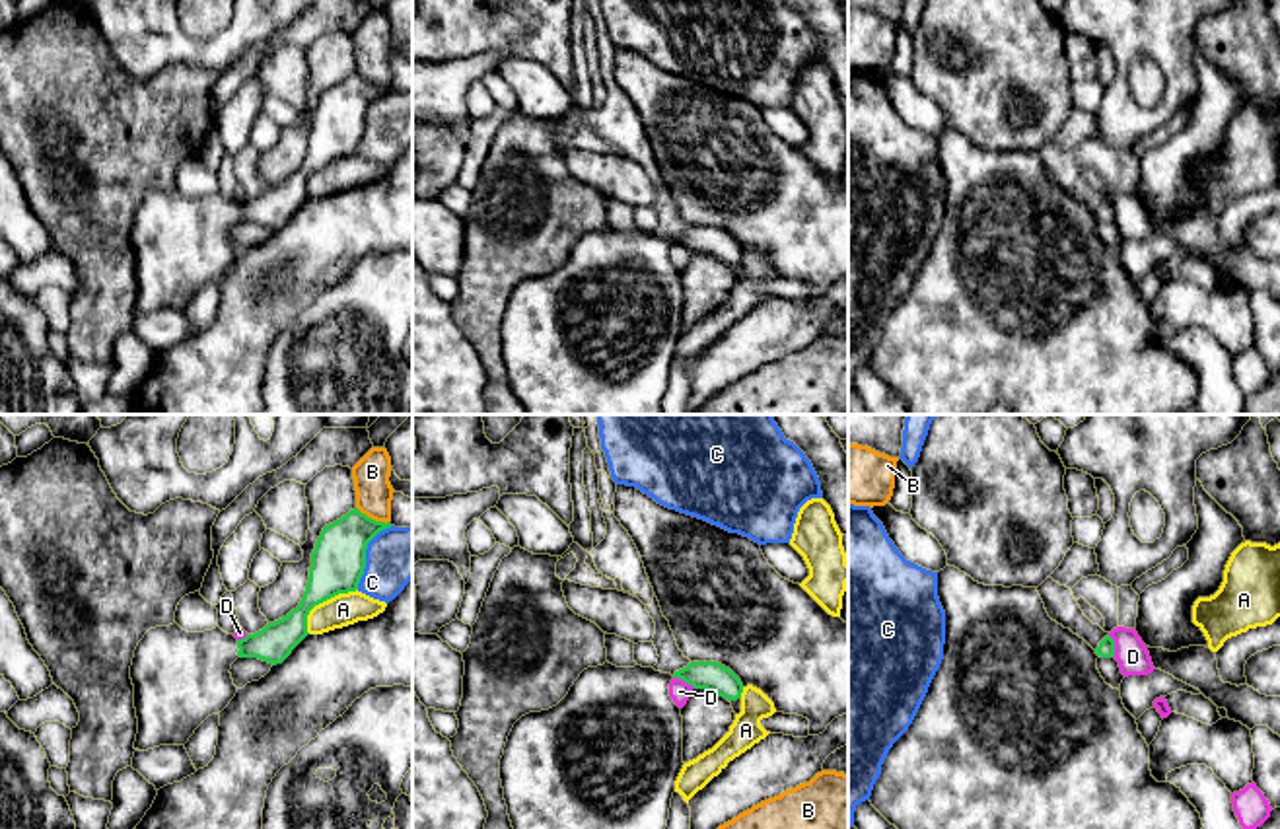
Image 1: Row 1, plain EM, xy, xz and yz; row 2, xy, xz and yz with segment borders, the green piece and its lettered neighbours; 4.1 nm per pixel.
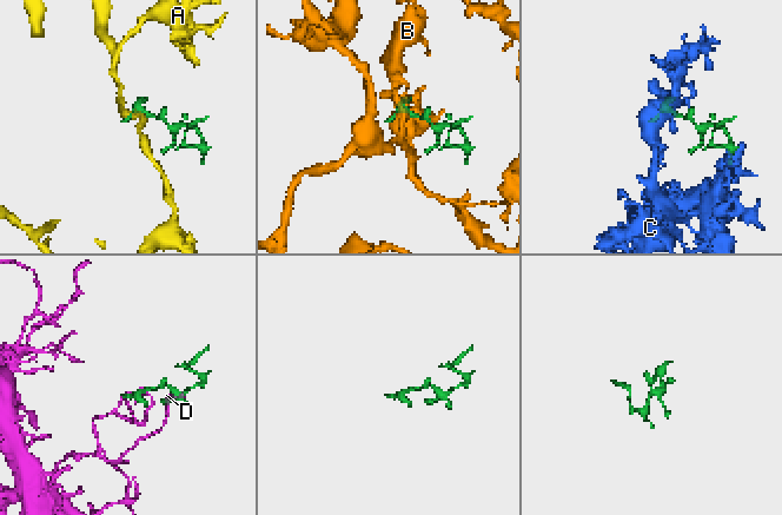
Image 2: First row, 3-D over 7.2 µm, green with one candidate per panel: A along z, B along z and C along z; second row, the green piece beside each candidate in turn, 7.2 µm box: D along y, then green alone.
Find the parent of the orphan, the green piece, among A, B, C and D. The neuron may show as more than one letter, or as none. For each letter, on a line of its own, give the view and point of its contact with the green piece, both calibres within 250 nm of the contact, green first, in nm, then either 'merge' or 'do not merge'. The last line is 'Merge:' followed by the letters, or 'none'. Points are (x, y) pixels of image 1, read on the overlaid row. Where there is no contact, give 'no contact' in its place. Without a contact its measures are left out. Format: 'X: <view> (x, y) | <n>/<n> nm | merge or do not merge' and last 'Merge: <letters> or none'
A: xy (323, 600) | 220/140 nm | do not merge
B: xy (370, 518) | 220/160 nm | do not merge
C: xy (364, 555) | 220/240 nm | do not merge
D: yz (1113, 647) | 70/140 nm | do not merge
Merge: none

